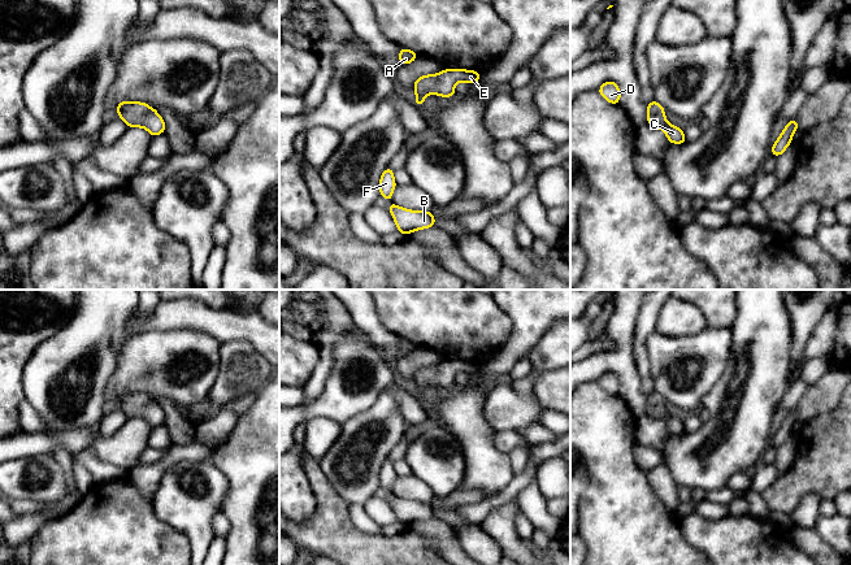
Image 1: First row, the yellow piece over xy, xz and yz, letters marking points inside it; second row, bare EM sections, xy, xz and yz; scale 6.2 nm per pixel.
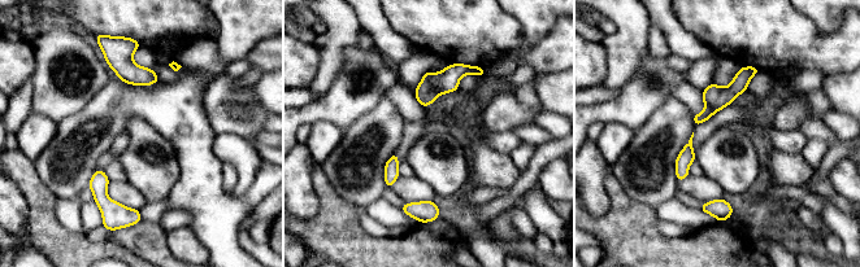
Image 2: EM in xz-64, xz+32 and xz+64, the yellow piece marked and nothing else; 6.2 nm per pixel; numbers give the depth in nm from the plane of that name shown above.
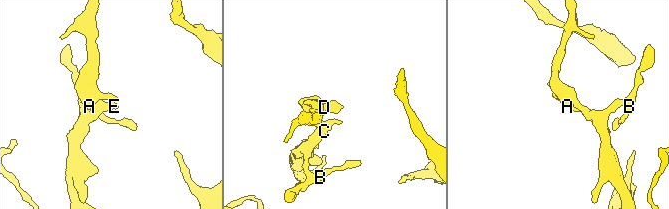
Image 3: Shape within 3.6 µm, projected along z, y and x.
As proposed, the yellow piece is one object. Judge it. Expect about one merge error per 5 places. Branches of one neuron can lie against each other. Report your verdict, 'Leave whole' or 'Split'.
Leave whole

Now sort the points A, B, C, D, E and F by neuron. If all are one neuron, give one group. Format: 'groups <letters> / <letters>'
groups A B C D E F

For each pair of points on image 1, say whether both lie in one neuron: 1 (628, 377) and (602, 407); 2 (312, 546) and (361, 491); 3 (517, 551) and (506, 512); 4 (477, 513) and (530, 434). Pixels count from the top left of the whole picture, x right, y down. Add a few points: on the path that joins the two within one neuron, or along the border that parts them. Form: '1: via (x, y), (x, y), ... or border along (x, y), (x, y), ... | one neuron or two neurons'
1: border along (619, 394), (637, 418) | two neurons
2: border along (329, 481), (331, 487), (350, 503) | two neurons
3: via (509, 542), (506, 535), (506, 521) | one neuron
4: border along (556, 438), (533, 446) | two neurons

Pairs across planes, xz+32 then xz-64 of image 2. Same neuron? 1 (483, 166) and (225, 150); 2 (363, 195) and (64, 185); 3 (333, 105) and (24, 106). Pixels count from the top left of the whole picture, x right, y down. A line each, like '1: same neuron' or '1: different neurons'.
1: different neurons
2: same neuron
3: different neurons

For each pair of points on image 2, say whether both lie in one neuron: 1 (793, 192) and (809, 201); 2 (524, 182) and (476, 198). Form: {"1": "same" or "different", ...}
{"1": "same", "2": "different"}

